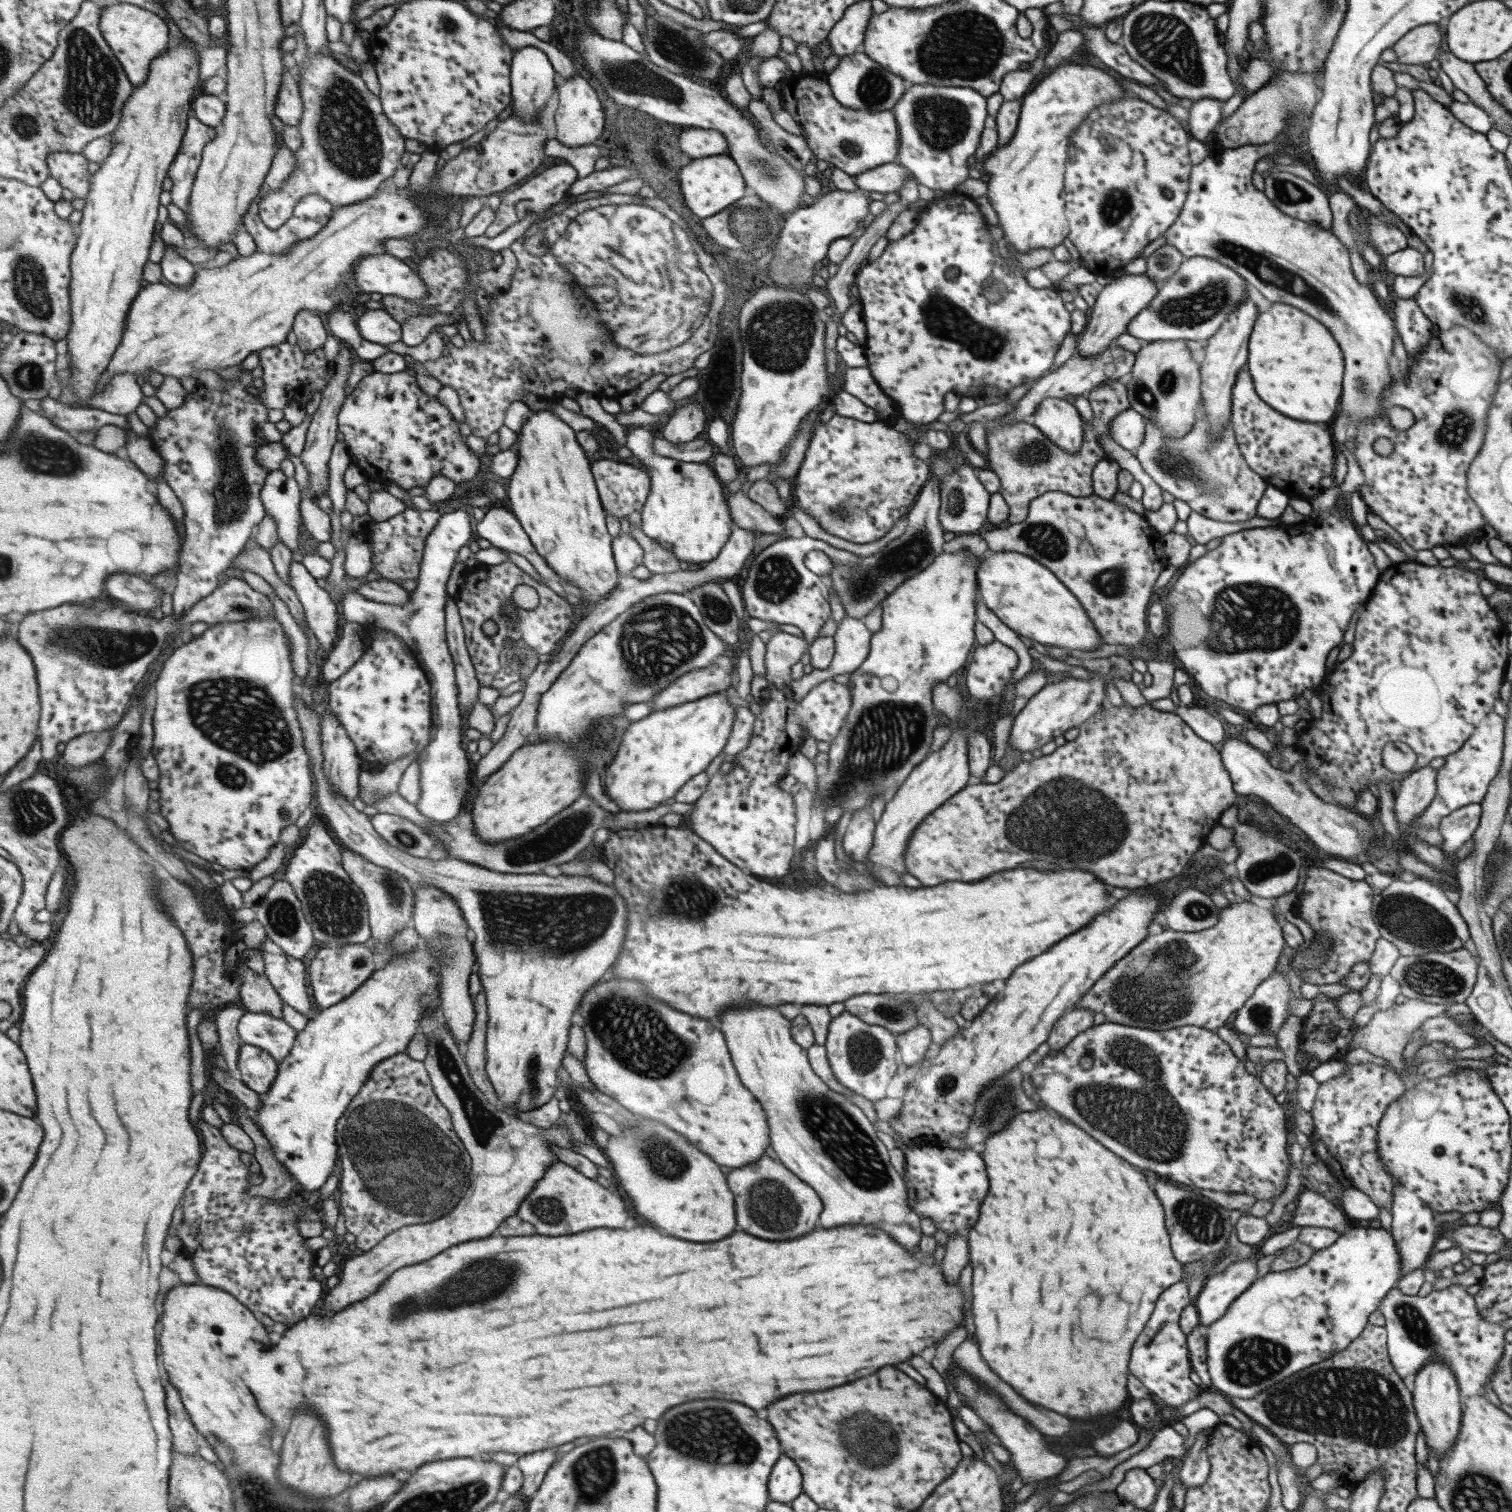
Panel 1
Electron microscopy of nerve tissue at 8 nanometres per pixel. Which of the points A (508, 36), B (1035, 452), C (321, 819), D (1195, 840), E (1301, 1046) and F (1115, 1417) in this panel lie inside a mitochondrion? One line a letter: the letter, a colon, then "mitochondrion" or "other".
A: other
B: mitochondrion
C: other
D: other
E: other
F: other

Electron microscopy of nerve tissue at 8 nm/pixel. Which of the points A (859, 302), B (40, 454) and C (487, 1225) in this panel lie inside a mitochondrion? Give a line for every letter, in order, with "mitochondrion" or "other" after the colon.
A: other
B: mitochondrion
C: other

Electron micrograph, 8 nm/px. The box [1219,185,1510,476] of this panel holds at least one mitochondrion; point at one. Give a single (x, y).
(1455, 432)

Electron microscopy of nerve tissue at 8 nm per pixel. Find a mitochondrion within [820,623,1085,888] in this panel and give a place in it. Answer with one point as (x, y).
(898, 729)

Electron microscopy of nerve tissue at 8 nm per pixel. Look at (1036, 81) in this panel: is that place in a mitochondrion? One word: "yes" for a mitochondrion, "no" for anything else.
no

